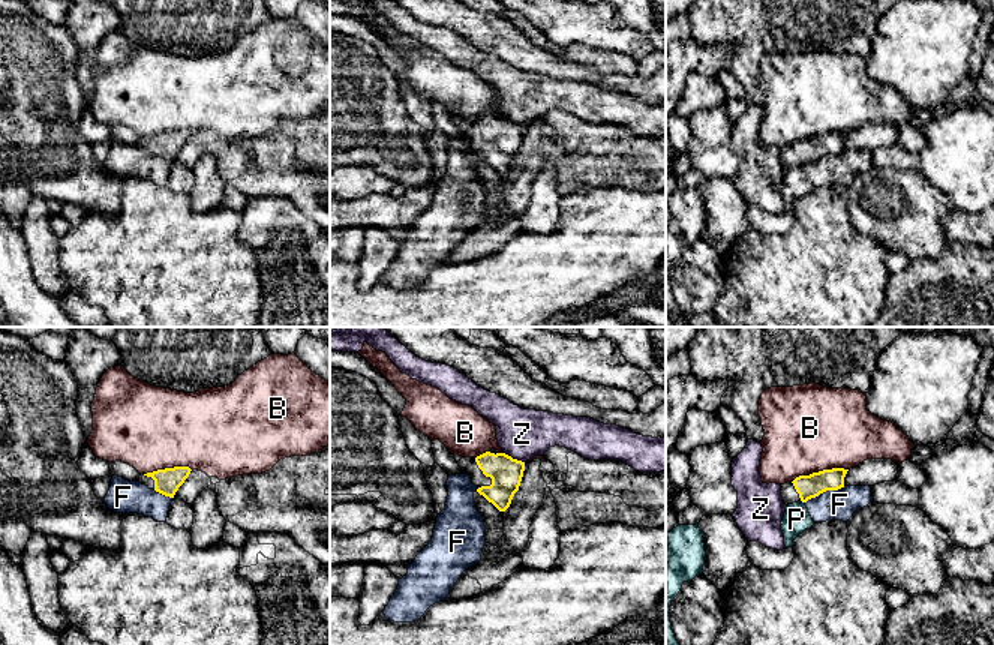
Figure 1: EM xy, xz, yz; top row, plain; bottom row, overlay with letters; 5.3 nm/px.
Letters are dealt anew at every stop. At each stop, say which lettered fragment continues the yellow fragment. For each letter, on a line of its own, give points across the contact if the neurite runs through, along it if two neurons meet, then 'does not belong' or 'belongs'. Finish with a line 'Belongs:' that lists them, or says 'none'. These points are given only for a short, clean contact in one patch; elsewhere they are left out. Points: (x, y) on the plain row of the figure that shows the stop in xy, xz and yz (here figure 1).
B: does not belong
F: along yz (844, 150), (835, 155), (823, 155), (805, 167) | does not belong
P: along yz (801, 164), (804, 167) | does not belong
Z: along xz (504, 116), (523, 126) | does not belong
Belongs: none

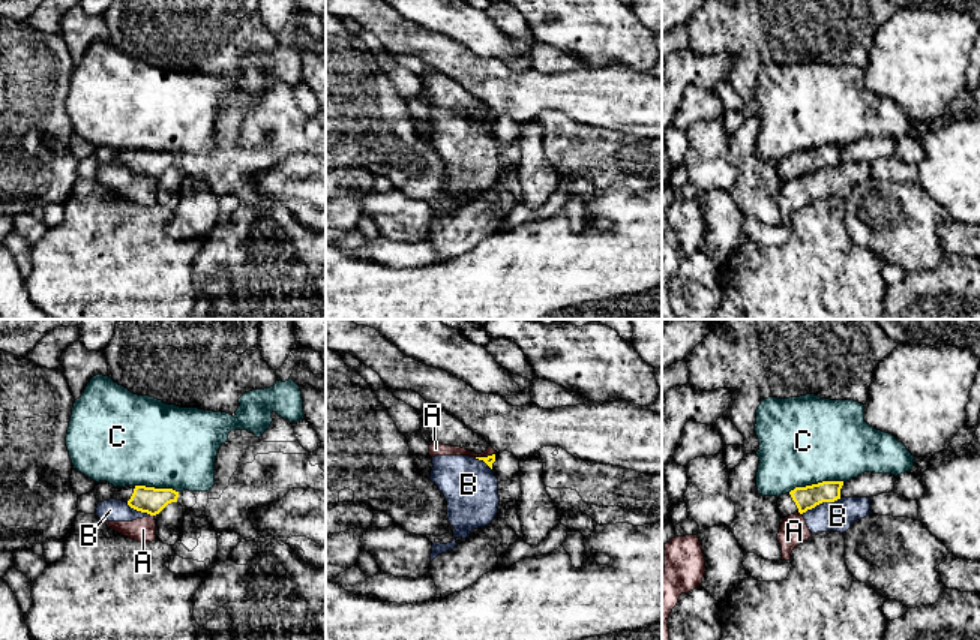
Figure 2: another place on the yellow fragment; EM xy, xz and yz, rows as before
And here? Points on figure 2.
A: along xz (494, 117), (476, 122) | does not belong
B: along yz (841, 162), (832, 167), (820, 167), (802, 177) | does not belong
C: does not belong
Belongs: none

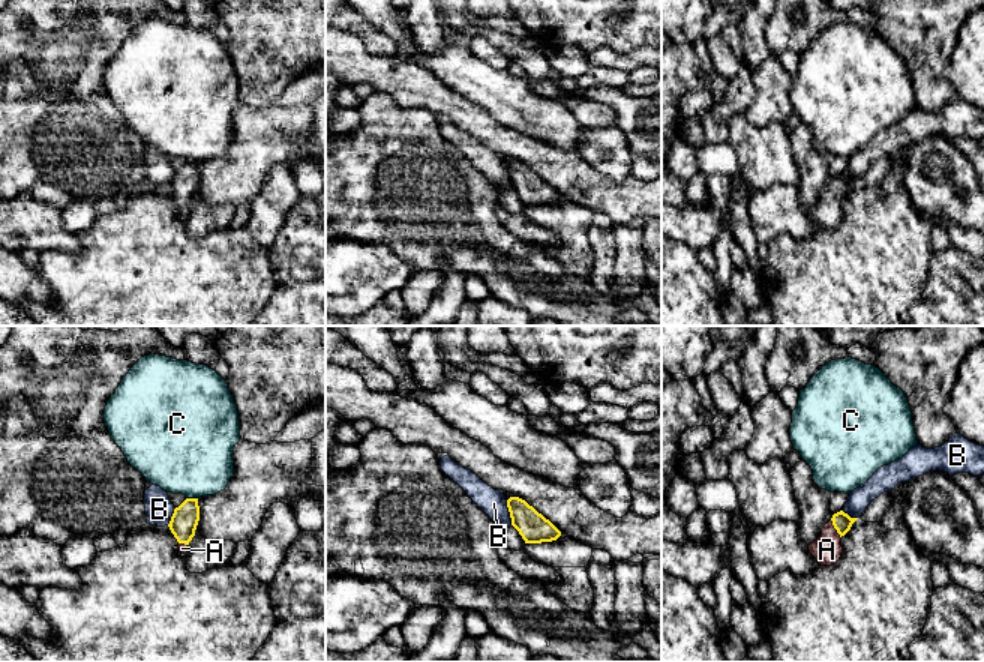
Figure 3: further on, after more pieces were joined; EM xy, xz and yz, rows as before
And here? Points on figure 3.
A: across yz (842, 185), (836, 192), (827, 213) | belongs
B: along xz (506, 164), (512, 188) | does not belong
C: does not belong
Belongs: A

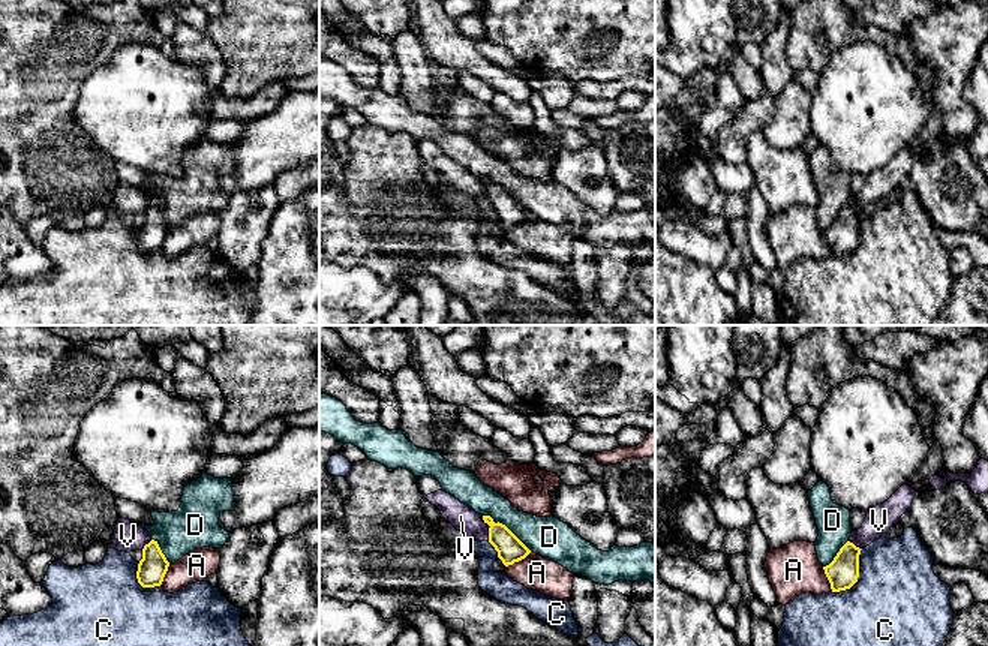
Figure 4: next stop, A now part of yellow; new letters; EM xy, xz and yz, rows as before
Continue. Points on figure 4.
A: does not belong
C: does not belong
D: does not belong
V: along xz (482, 180), (489, 191), (489, 204) | does not belong
Belongs: none

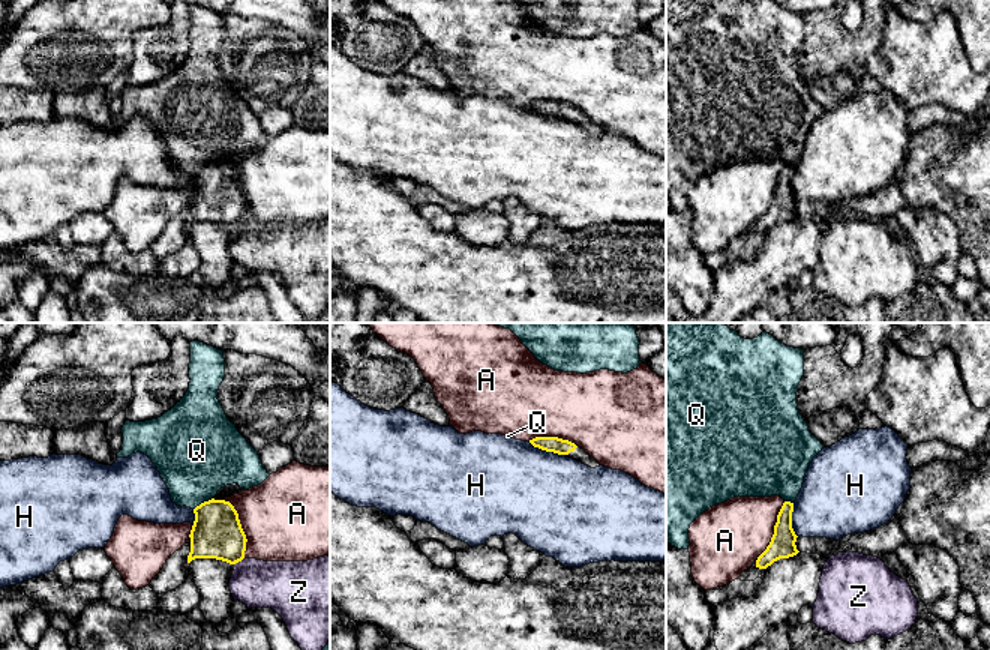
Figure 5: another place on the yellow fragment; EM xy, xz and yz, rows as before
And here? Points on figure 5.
A: does not belong
H: along xz (528, 105), (542, 113), (566, 119) | does not belong
Q: along xy (213, 161), (201, 165), (194, 173) | does not belong
Z: along xy (243, 221), (234, 228) | does not belong
Belongs: none

